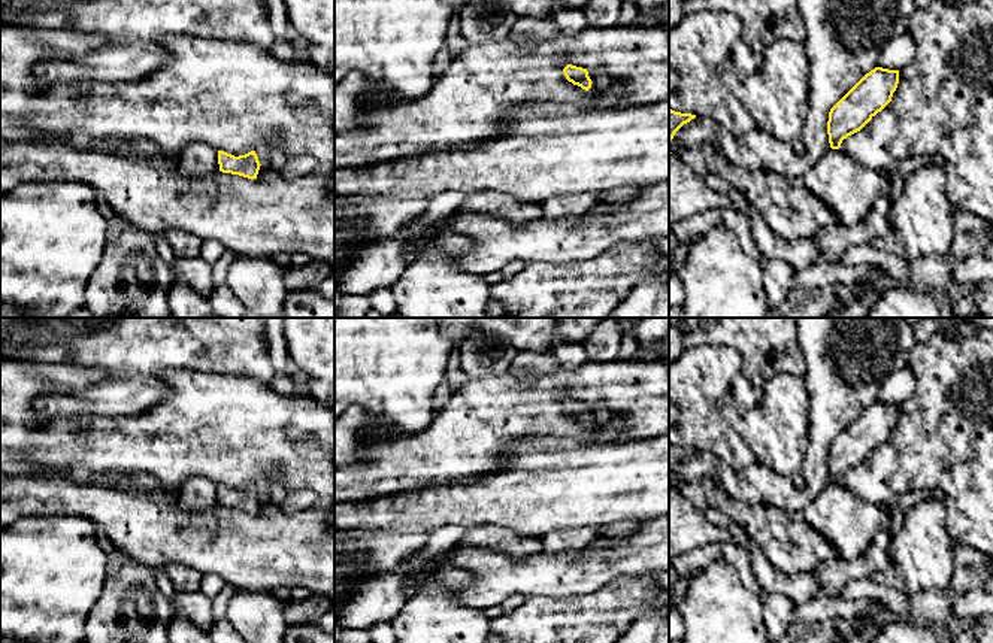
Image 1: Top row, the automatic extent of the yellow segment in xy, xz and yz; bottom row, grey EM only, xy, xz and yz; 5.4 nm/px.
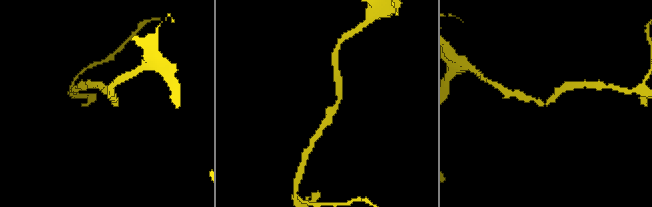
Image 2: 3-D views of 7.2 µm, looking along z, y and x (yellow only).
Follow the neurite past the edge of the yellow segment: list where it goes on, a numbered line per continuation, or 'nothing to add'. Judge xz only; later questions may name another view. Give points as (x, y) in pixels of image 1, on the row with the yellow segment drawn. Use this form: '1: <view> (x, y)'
nothing to add

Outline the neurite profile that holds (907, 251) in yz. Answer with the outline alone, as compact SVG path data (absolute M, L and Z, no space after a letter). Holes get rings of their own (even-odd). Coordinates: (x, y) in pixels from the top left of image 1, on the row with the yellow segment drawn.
M927 164L911 173L890 207L888 221L890 233L872 242L878 249L896 254L905 261L918 255L948 255L954 237L954 210L947 197L945 167Z

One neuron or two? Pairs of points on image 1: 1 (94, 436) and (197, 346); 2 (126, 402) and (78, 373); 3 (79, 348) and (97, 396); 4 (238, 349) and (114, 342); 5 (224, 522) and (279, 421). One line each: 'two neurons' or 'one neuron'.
1: two neurons
2: two neurons
3: one neuron
4: one neuron
5: two neurons

